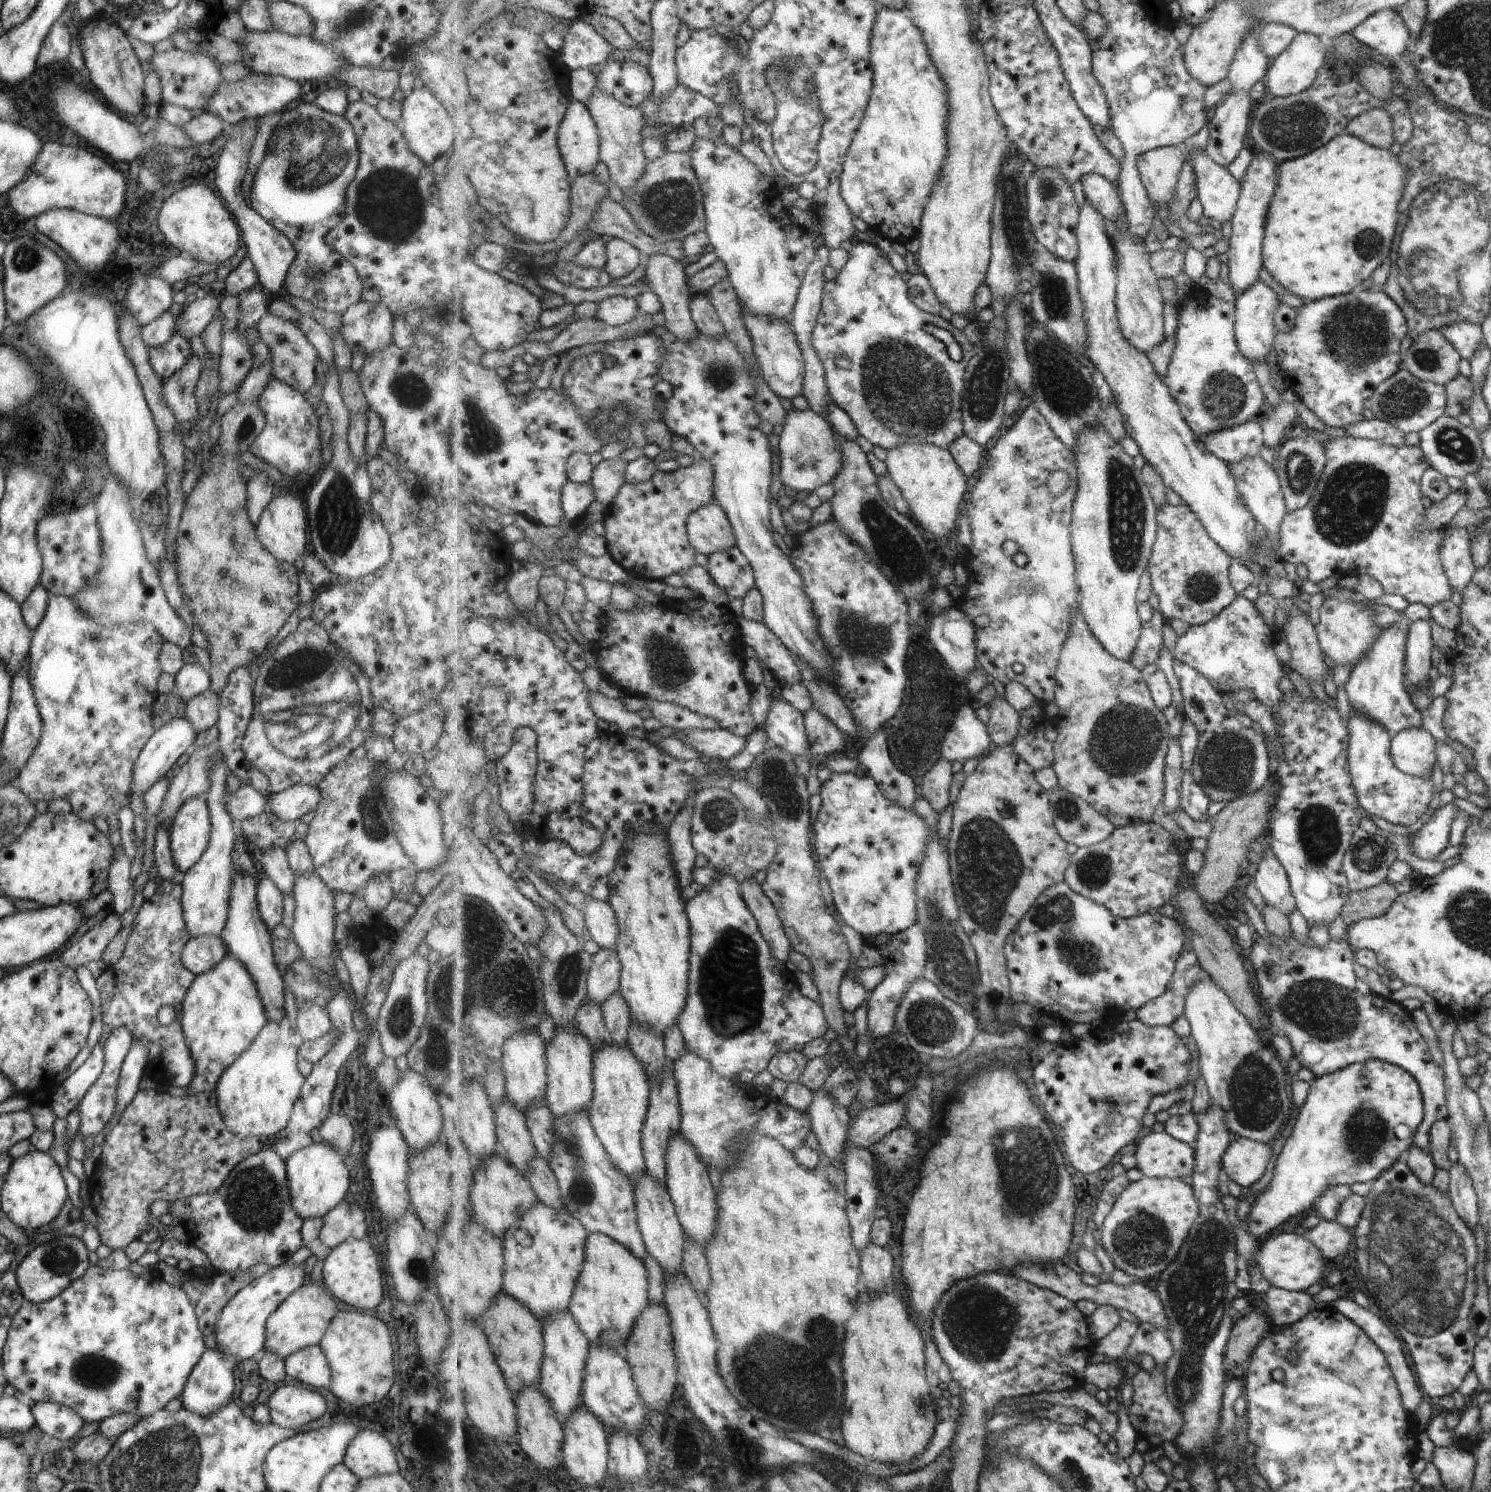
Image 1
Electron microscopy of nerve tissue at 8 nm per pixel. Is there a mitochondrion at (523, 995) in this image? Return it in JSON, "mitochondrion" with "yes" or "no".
{"mitochondrion":"yes"}

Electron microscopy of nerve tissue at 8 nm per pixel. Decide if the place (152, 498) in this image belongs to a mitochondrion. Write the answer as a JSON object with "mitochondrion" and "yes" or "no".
{"mitochondrion":"no"}

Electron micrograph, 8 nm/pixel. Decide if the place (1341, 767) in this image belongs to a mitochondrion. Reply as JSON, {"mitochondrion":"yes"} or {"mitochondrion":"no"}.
{"mitochondrion":"no"}

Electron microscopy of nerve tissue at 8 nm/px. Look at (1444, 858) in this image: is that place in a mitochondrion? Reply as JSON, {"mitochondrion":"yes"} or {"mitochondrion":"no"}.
{"mitochondrion":"no"}

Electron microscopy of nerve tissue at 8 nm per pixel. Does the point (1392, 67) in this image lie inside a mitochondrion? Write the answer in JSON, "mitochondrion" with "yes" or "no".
{"mitochondrion":"no"}

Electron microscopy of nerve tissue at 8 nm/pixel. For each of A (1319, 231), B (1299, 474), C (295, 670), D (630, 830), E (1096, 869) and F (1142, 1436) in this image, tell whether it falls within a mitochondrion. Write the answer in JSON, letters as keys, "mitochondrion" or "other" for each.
{"A":"other","B":"mitochondrion","C":"mitochondrion","D":"other","E":"mitochondrion","F":"other"}

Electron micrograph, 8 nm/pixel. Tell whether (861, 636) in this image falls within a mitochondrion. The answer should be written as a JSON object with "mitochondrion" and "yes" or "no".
{"mitochondrion":"yes"}

